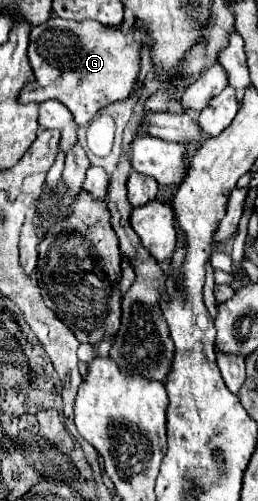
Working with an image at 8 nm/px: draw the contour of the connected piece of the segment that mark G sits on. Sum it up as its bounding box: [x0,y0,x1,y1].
[19,18,141,126]

